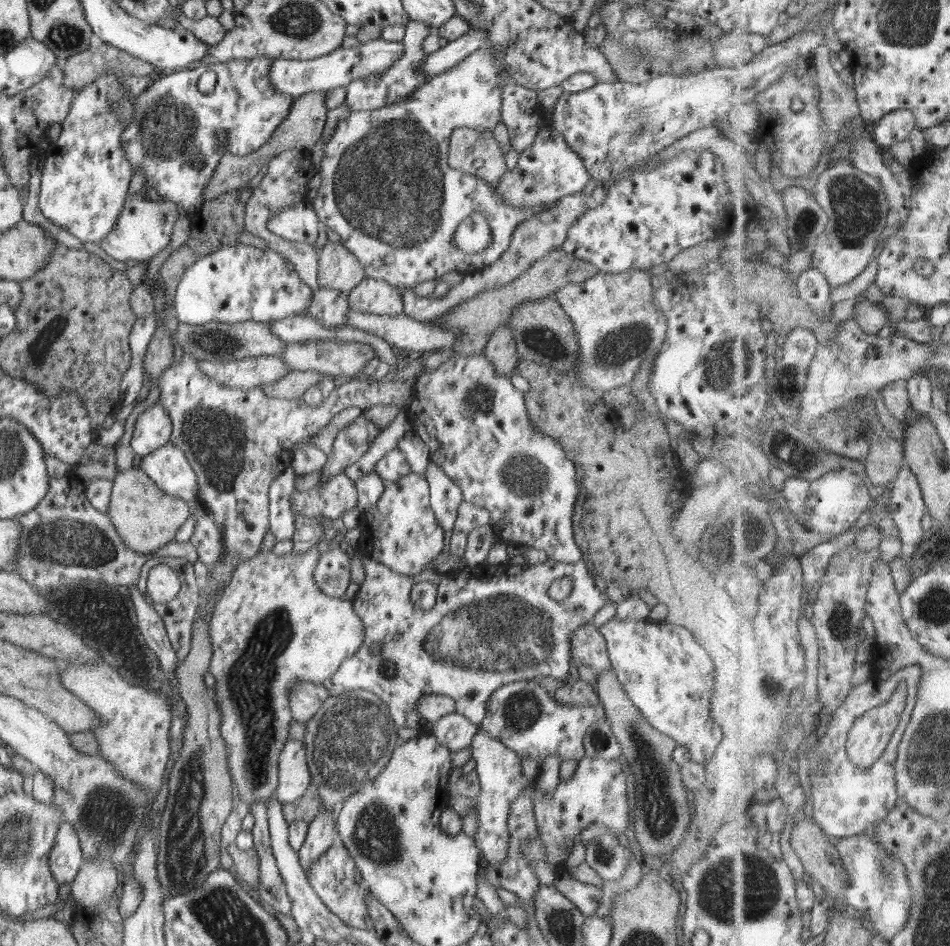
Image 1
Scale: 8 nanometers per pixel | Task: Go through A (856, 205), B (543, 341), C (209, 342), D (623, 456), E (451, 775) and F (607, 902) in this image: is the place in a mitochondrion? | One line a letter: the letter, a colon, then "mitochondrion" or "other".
A: mitochondrion
B: mitochondrion
C: mitochondrion
D: other
E: other
F: other

